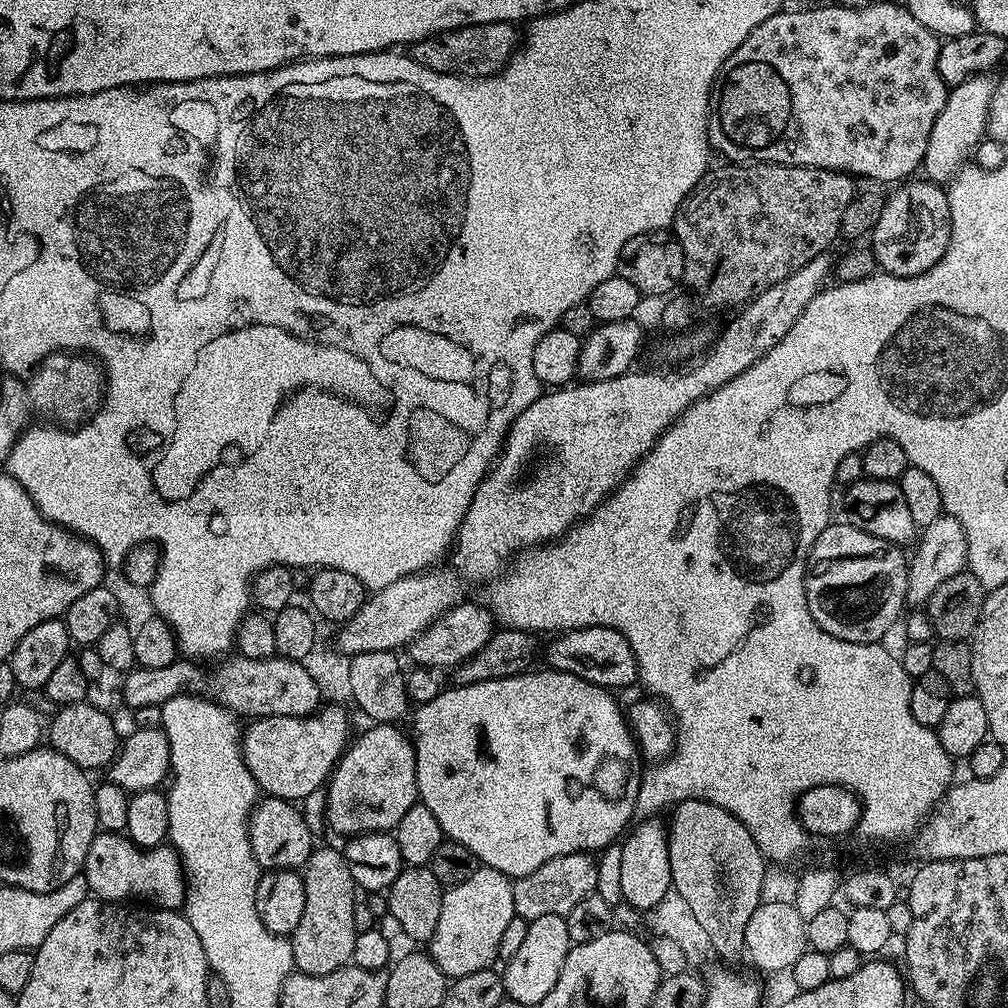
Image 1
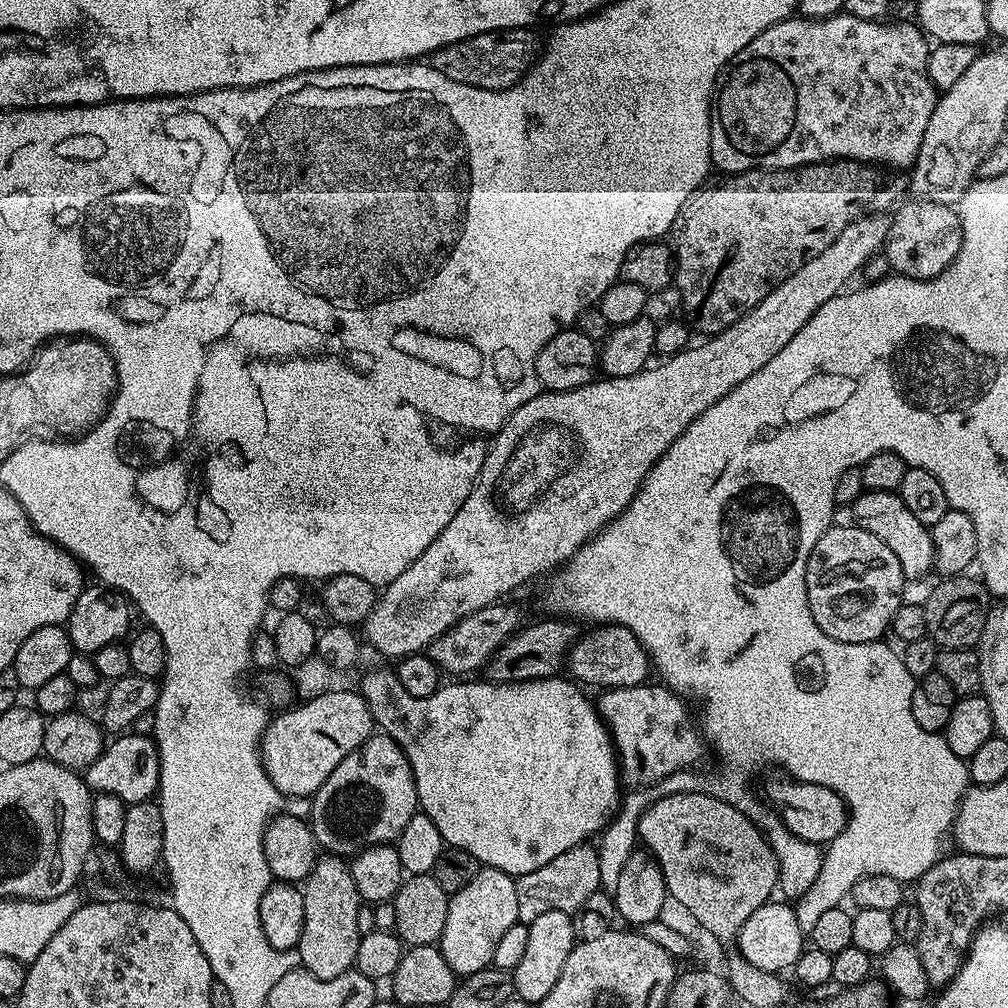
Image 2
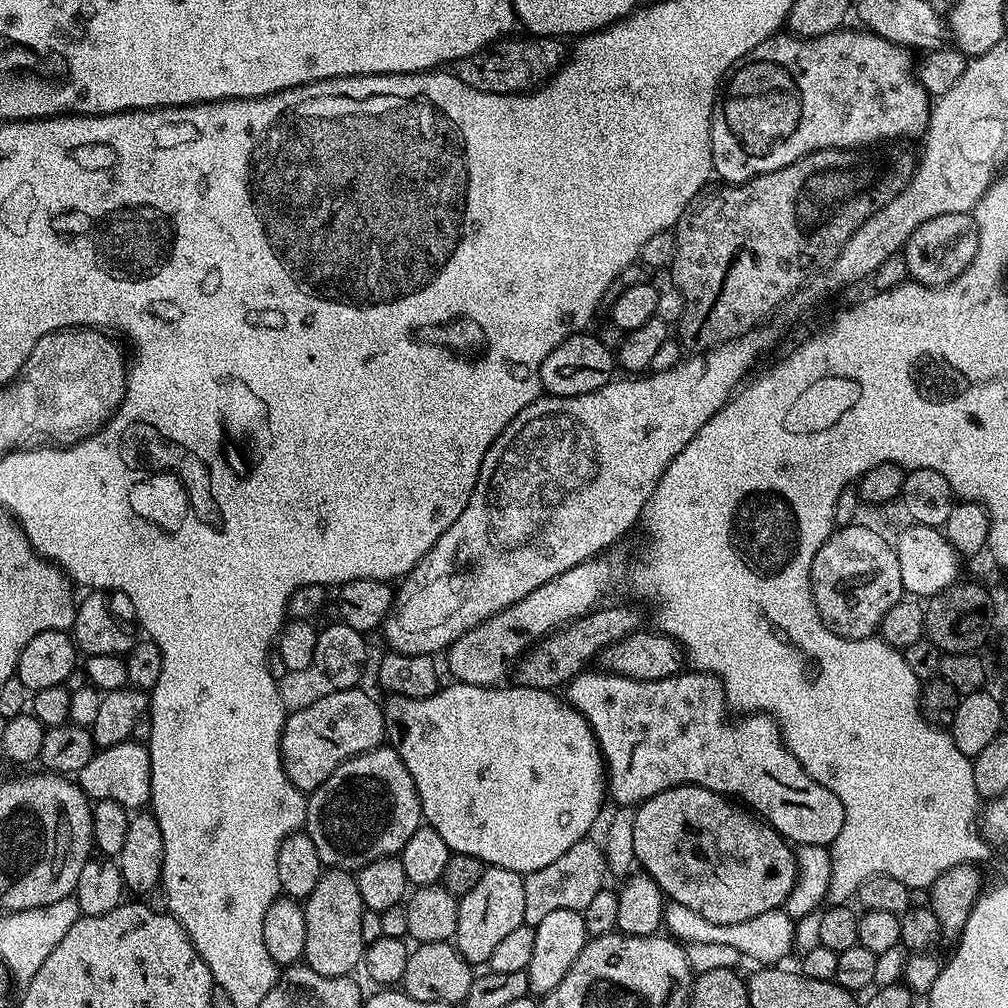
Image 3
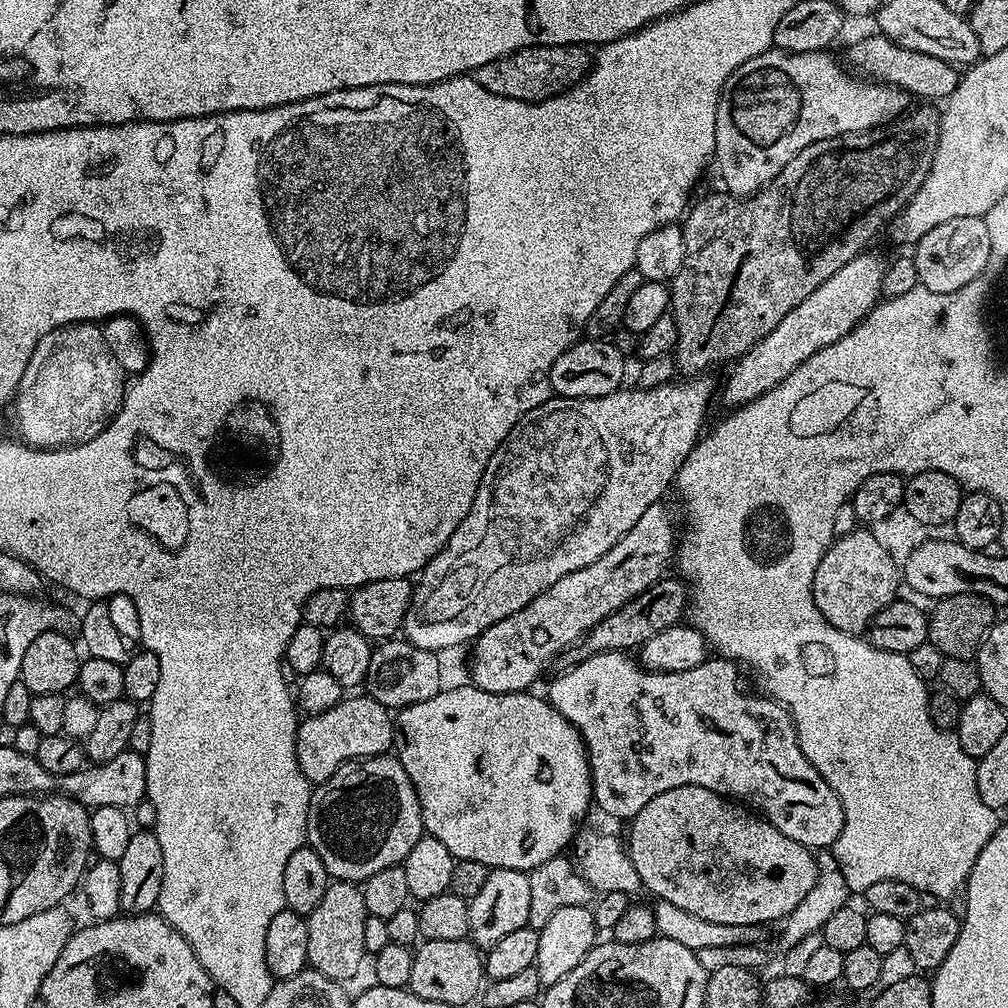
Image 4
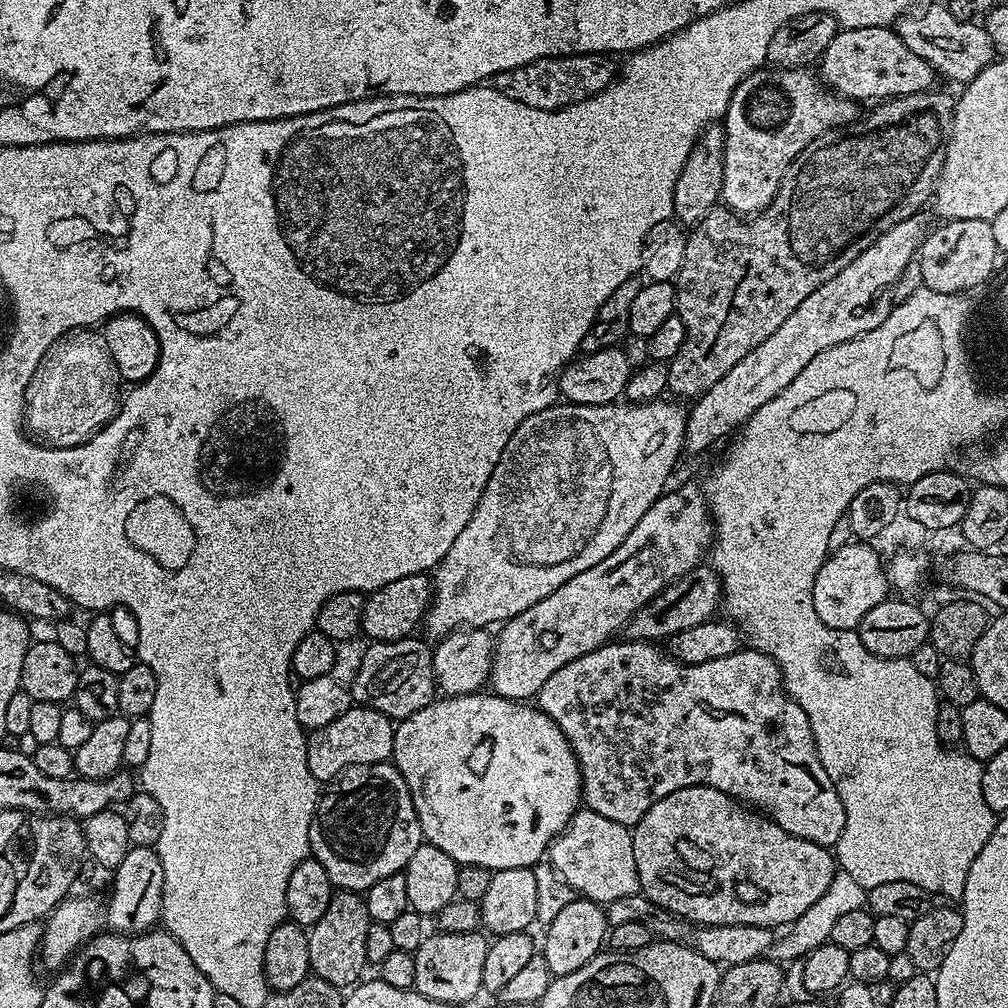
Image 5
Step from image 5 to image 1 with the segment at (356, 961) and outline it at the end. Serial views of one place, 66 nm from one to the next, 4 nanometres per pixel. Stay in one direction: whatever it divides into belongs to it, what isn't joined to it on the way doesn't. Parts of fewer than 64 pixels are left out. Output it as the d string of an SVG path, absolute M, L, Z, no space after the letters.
M320 848L313 851L302 869L306 886L306 910L293 930L292 963L297 973L310 976L330 975L345 967L352 959L354 942L358 933L356 926L356 895L358 889L350 874L348 859L337 848Z

